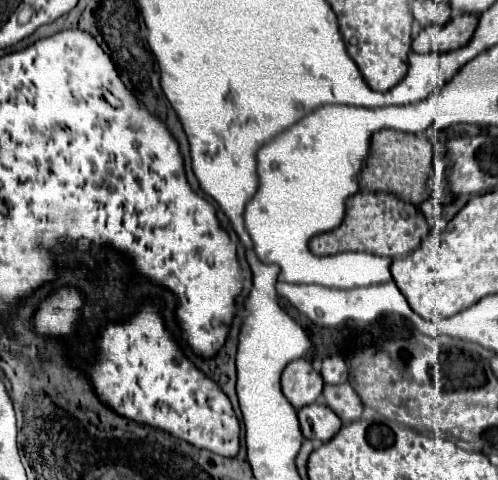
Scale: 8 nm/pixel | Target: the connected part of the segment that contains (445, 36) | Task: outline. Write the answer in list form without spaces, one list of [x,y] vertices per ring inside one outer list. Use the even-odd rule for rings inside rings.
[[[460,14],[452,18],[444,28],[428,26],[422,30],[418,38],[412,42],[412,50],[416,52],[452,52],[468,44],[478,24],[476,14]],[[426,34],[426,38],[424,38]],[[418,46],[418,48],[416,48]]]

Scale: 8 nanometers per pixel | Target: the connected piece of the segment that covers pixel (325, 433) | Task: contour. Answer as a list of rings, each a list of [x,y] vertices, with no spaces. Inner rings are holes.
[[[308,404],[298,410],[298,420],[304,438],[308,440],[320,440],[326,442],[330,440],[342,426],[340,418],[324,404]]]

